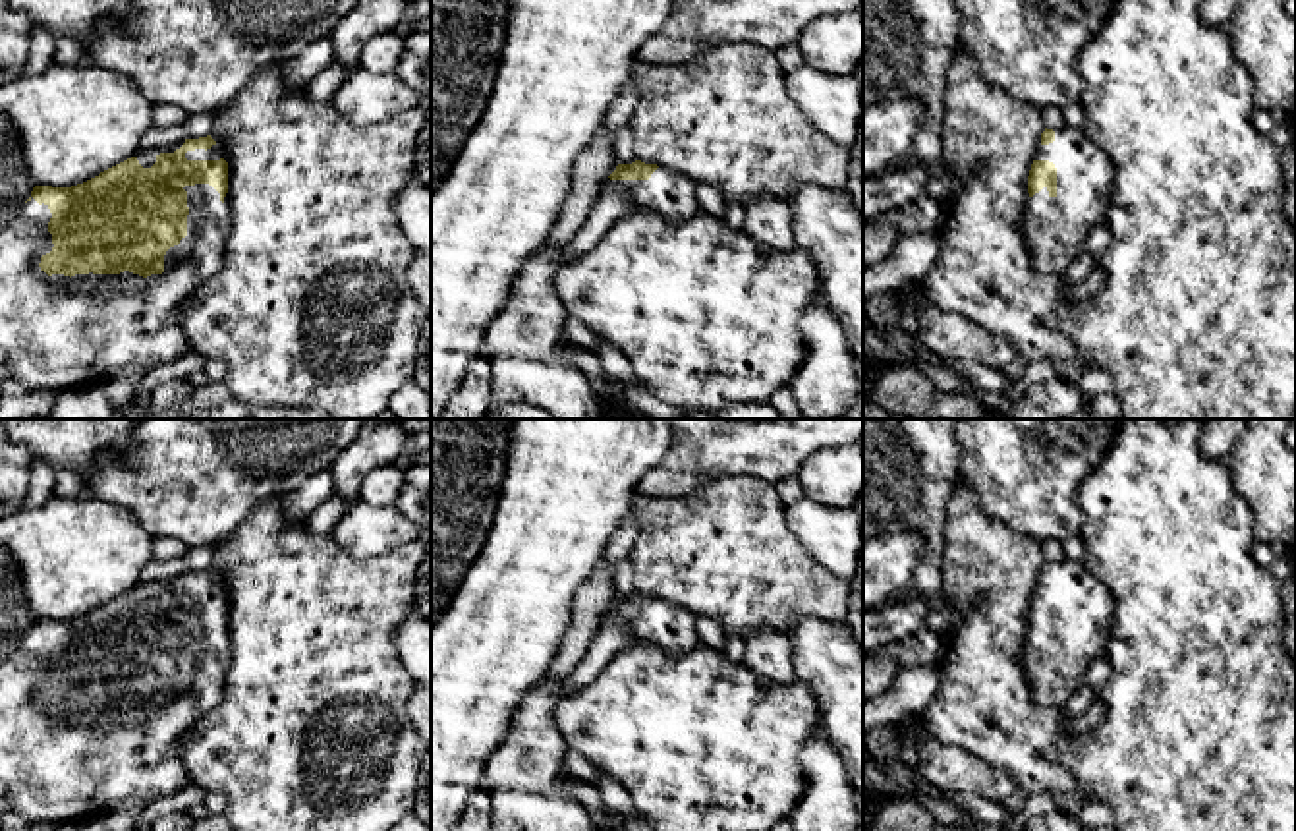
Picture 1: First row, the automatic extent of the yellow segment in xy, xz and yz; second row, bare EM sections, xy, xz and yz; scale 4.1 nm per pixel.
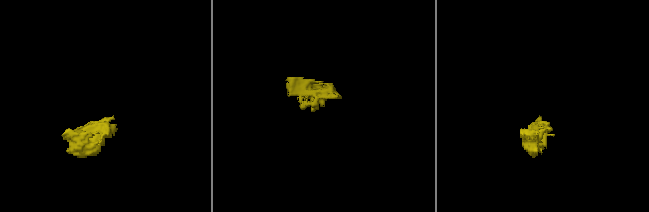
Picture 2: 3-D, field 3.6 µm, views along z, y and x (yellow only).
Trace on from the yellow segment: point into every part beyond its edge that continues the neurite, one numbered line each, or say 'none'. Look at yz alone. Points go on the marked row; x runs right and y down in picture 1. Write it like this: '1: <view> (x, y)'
1: yz (1055, 229)

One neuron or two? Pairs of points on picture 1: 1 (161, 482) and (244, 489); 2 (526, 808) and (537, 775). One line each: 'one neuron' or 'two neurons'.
1: one neuron
2: two neurons

